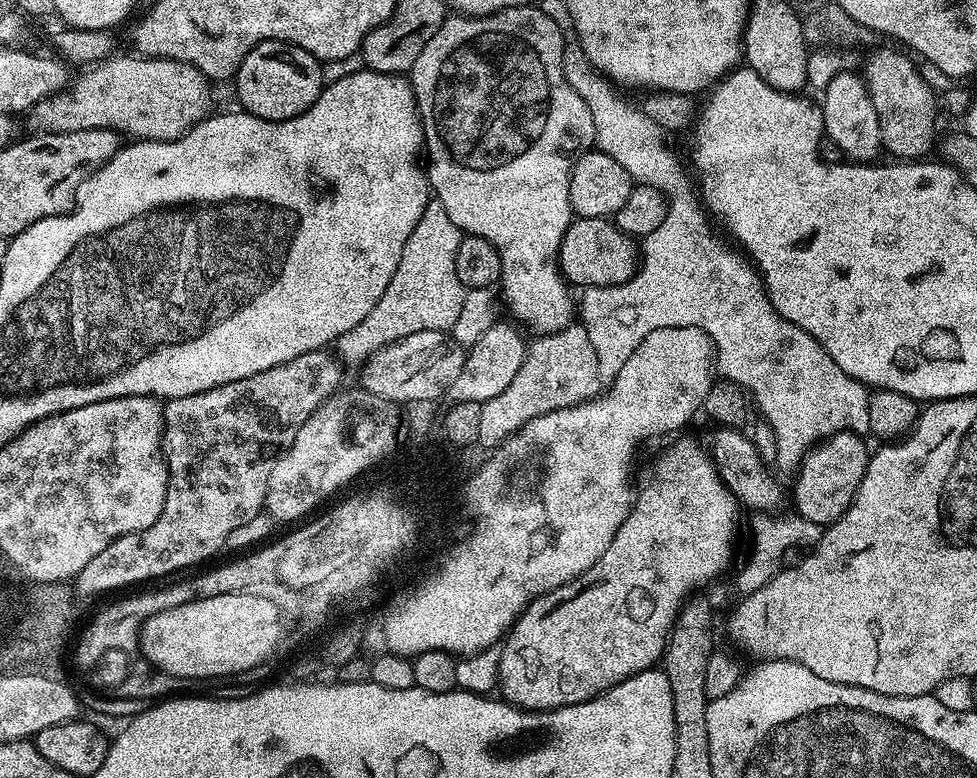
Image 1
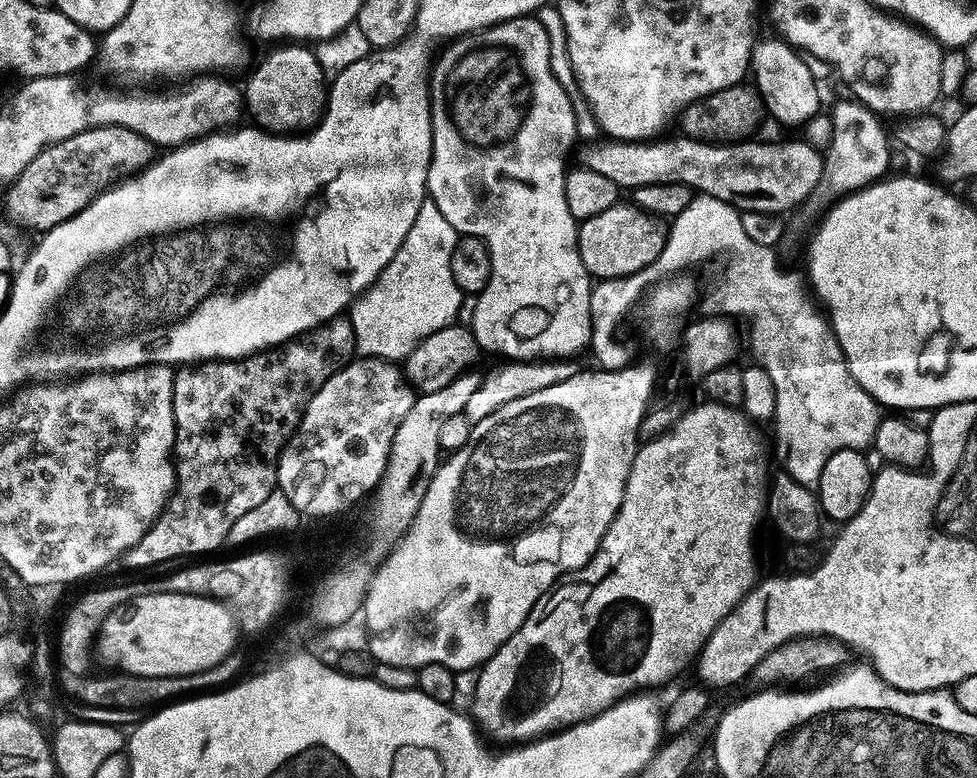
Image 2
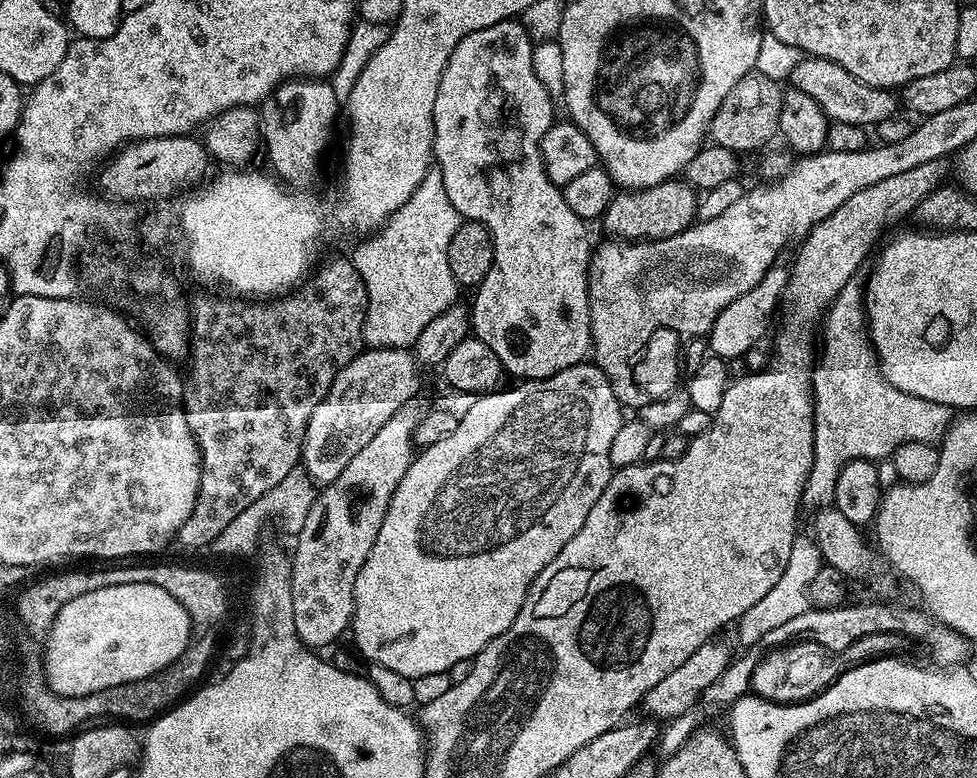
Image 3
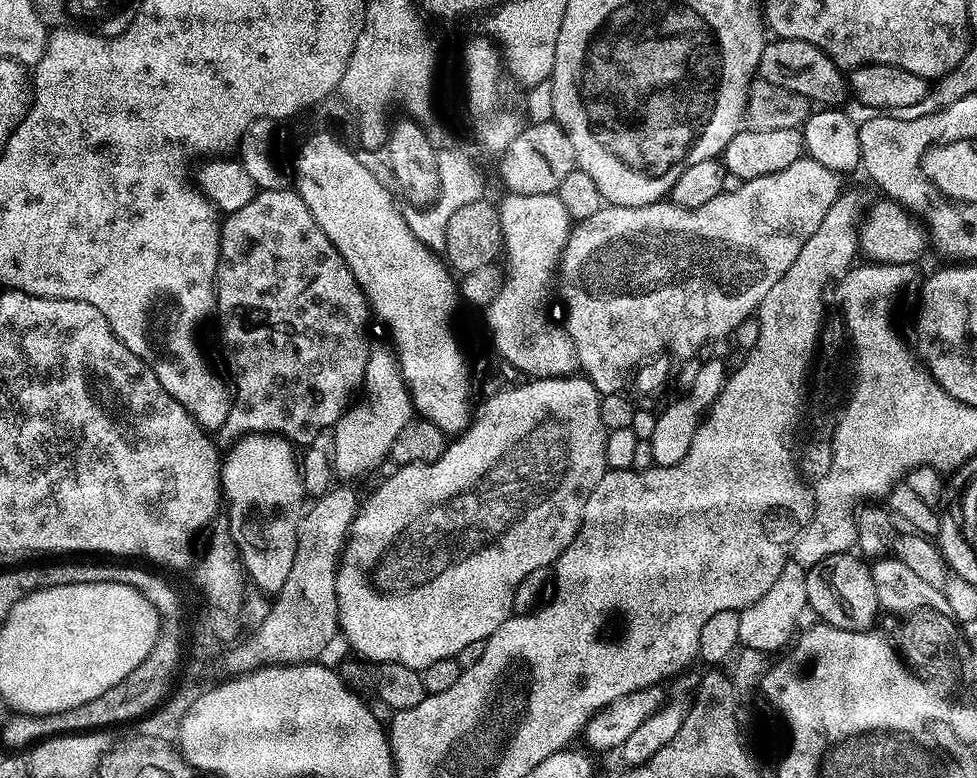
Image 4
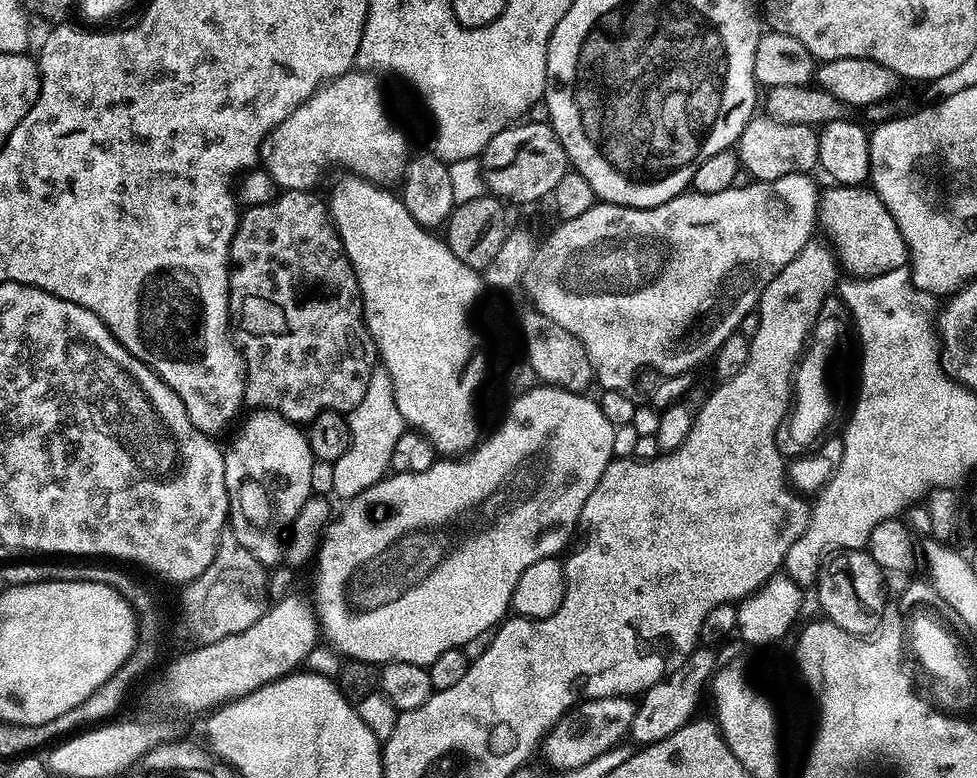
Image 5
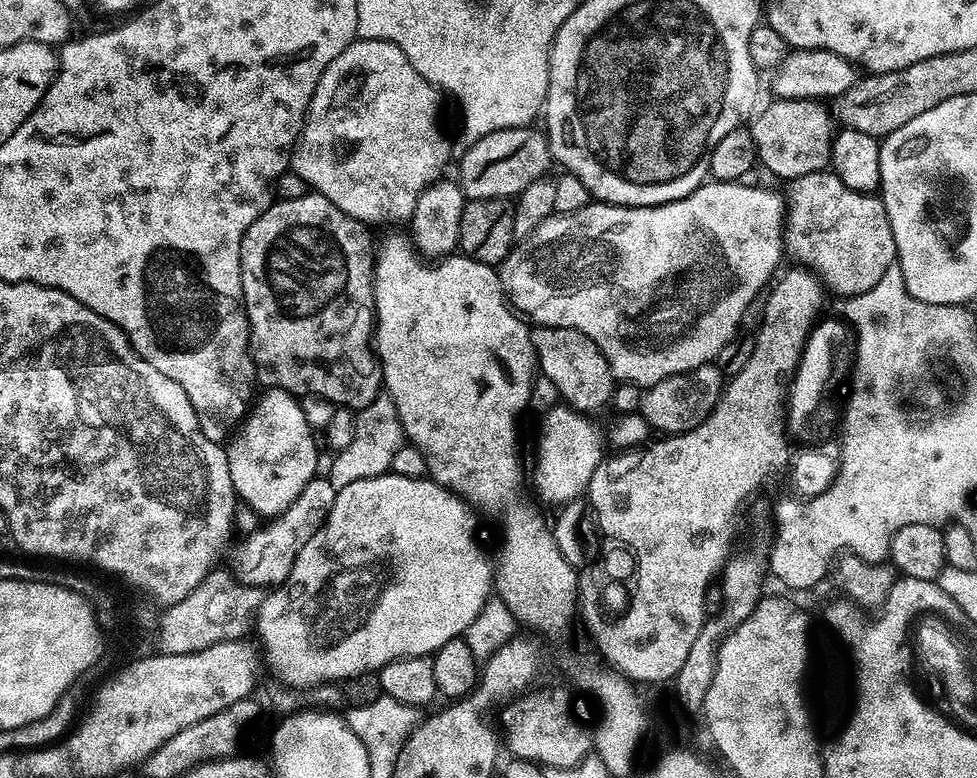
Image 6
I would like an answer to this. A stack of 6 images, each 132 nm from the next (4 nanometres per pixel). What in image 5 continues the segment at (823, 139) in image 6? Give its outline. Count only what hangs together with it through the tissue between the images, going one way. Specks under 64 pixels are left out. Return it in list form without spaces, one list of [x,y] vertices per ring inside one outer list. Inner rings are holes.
[[[767,114],[753,115],[752,121],[742,130],[738,141],[738,155],[745,173],[749,172],[751,179],[756,182],[771,182],[788,176],[791,172],[801,174],[811,173],[820,163],[818,158],[818,146],[820,138],[817,129],[810,124],[783,124],[777,120],[771,120]]]

